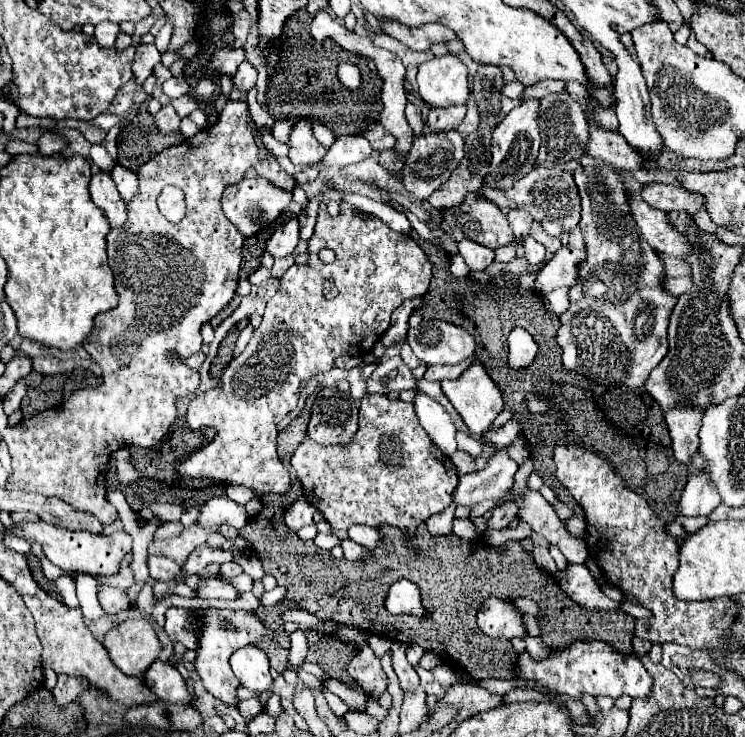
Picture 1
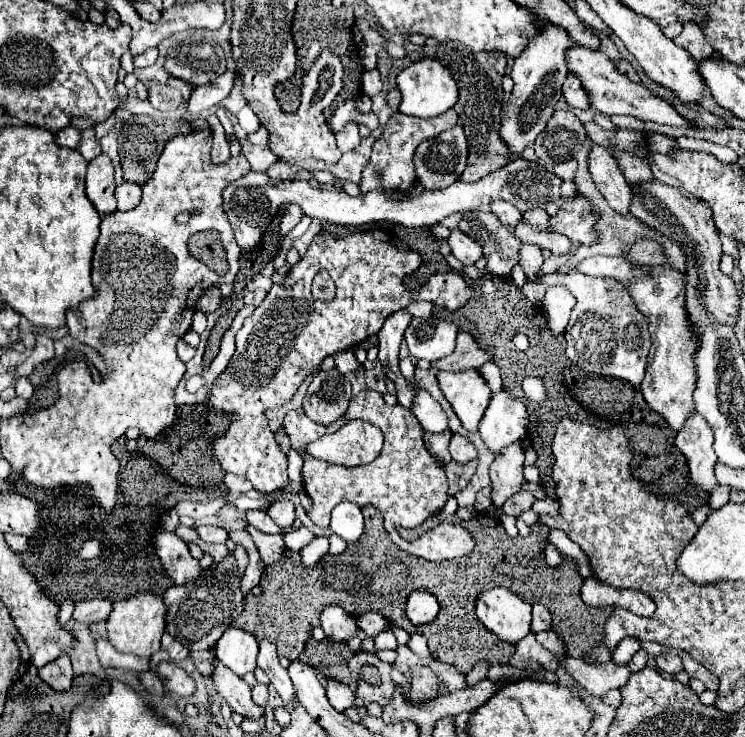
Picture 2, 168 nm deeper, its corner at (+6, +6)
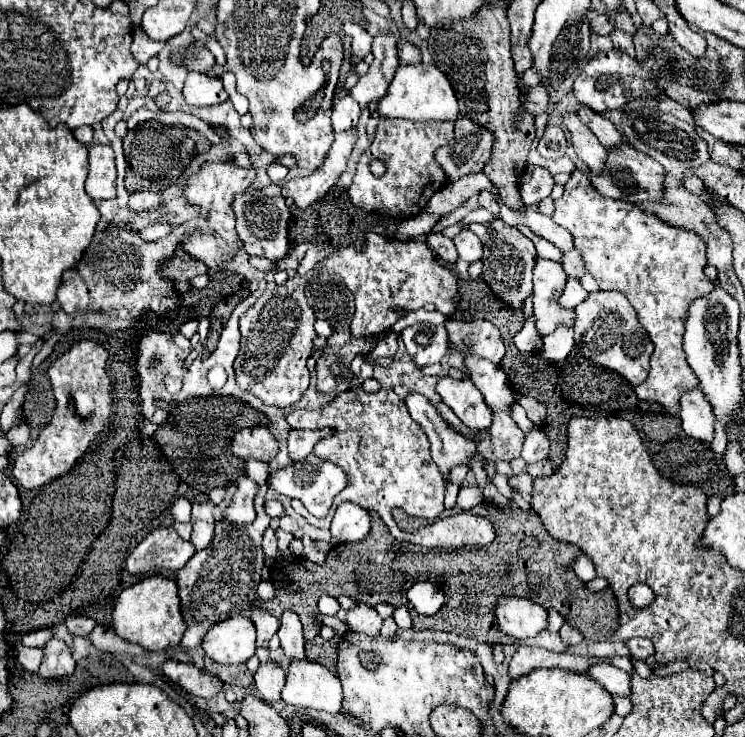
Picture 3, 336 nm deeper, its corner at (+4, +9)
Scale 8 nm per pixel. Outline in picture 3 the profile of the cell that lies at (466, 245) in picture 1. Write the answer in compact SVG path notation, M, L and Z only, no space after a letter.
M462 230L456 238L454 238L454 244L456 244L456 250L460 254L462 260L466 260L468 264L476 262L482 258L482 242L480 238L470 232L470 230Z

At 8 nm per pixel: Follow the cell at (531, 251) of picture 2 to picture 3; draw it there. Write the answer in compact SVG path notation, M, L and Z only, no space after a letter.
M538 258L533 269L533 313L536 319L538 334L543 338L552 334L558 324L562 324L562 308L558 306L558 298L566 286L566 272L562 264Z

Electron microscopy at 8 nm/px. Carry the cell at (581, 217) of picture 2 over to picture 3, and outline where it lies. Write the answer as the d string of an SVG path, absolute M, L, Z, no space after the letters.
M576 168L572 172L572 178L564 186L564 194L556 200L556 210L552 220L566 228L574 238L574 248L582 254L584 268L588 274L594 276L598 286L602 290L618 290L622 292L630 304L634 306L638 314L638 322L648 332L650 340L654 342L654 354L650 358L650 372L648 378L634 388L638 398L642 400L654 400L660 402L670 414L678 414L678 400L680 394L684 394L690 388L698 386L698 378L694 378L694 372L690 370L686 362L686 354L682 350L682 334L684 334L684 318L688 312L688 306L694 298L708 294L714 284L704 276L706 266L706 242L702 236L698 236L692 230L674 228L668 222L660 220L654 214L642 212L632 202L612 200L600 196L588 180L586 170Z

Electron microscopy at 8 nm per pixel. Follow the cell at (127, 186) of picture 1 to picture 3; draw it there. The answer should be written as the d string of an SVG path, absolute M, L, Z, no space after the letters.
M134 192L130 194L130 210L138 212L138 210L148 210L148 208L156 208L162 204L162 196L160 192Z

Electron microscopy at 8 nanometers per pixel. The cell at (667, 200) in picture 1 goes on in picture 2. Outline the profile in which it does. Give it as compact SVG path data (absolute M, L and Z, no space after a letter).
M614 151L614 157L620 163L620 169L626 177L628 183L648 183L652 181L652 169L646 161L636 157L634 153L628 151Z

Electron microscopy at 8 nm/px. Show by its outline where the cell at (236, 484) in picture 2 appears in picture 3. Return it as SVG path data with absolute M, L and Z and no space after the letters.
M250 458L246 460L246 476L254 478L260 484L259 492L254 499L256 520L246 526L230 526L230 522L216 520L214 538L208 548L198 550L182 570L176 572L176 580L180 586L180 600L182 600L182 616L188 624L188 630L182 638L184 648L198 648L202 634L226 618L232 618L250 608L256 600L256 588L262 582L262 568L264 568L264 552L262 552L262 536L270 524L270 518L262 512L265 501L266 488L264 478L270 470L268 462Z

